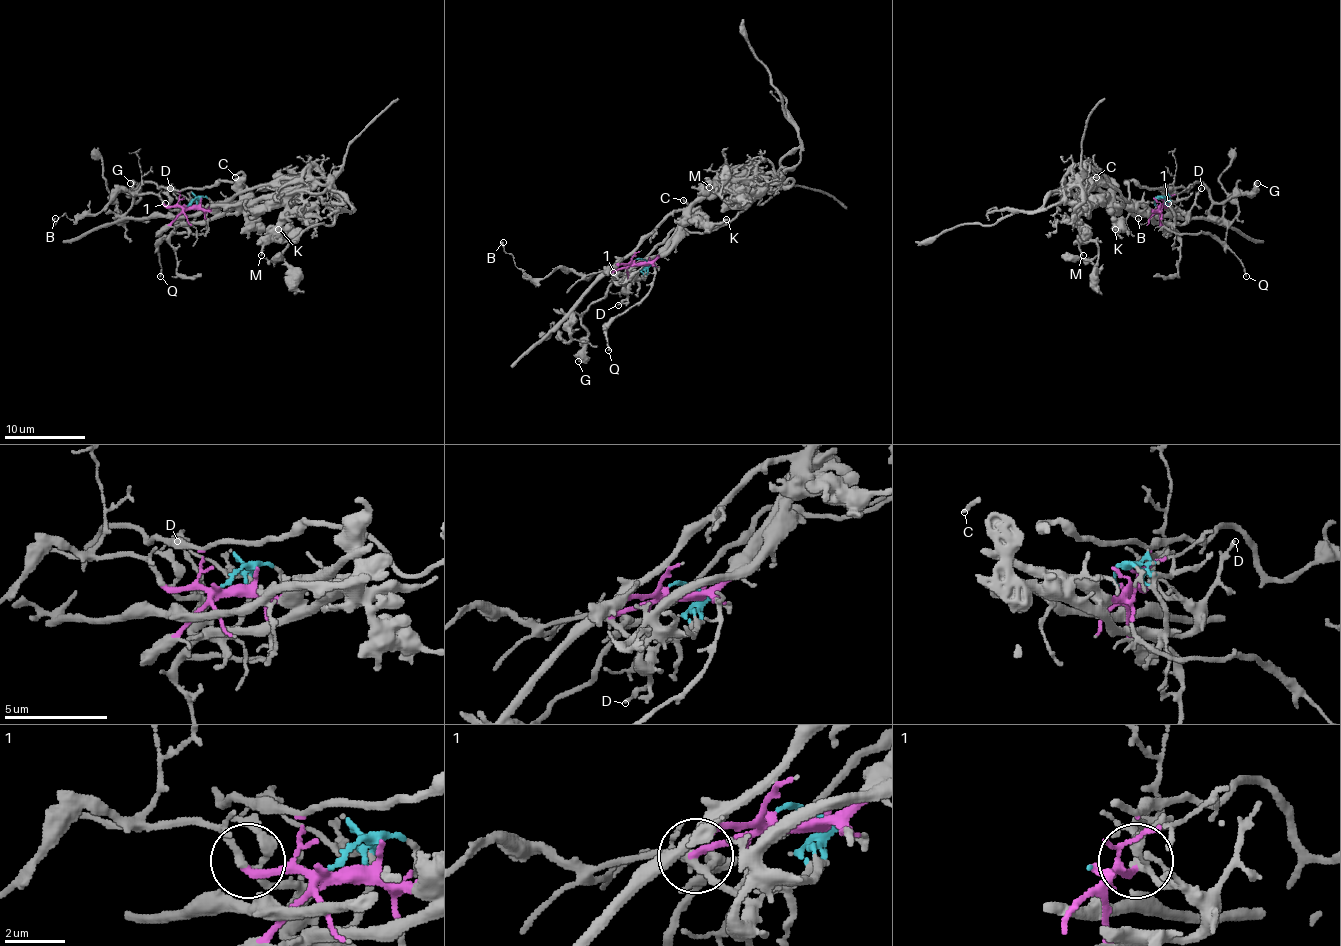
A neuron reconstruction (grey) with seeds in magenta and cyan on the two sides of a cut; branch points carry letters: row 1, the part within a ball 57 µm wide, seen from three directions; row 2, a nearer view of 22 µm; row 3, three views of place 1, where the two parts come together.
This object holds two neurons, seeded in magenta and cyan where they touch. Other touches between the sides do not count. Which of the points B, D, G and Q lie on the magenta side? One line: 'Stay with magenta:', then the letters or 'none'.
Stay with magenta: B, G, Q

